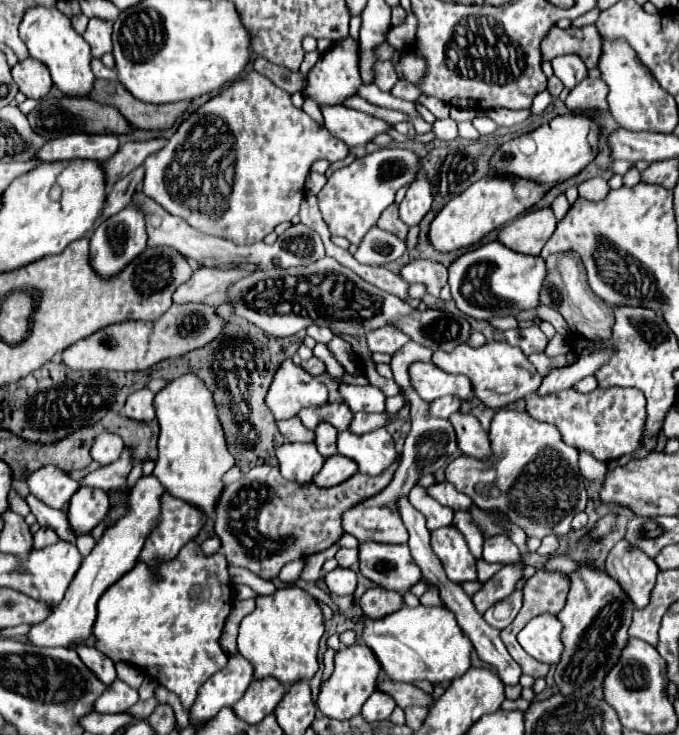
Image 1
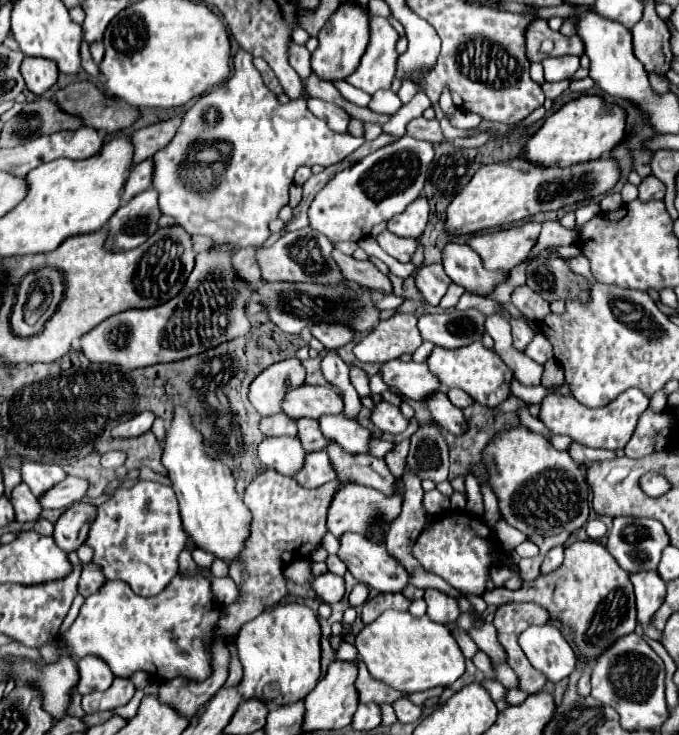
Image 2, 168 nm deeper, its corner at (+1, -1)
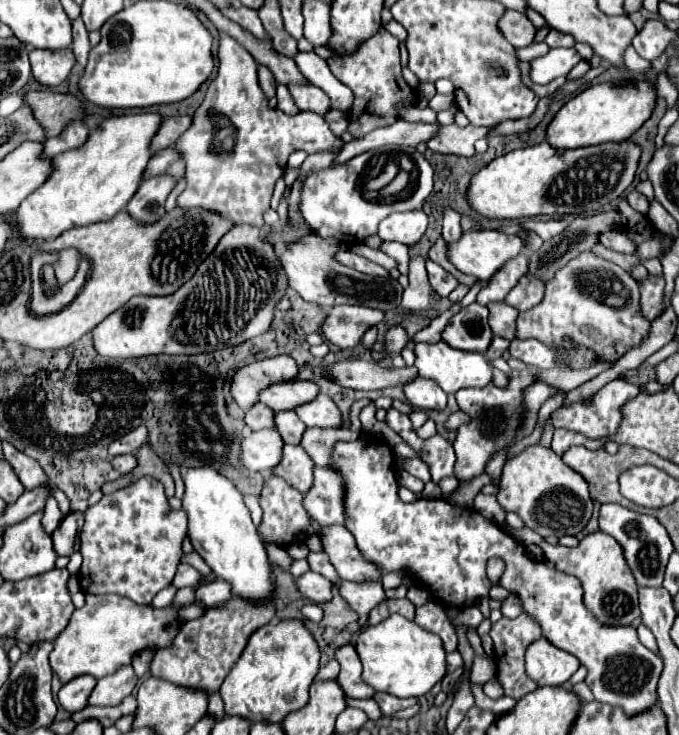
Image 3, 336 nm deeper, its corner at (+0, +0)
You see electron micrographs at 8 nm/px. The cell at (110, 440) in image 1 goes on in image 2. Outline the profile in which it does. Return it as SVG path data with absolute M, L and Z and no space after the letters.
M108 451L106 455L102 455L102 467L114 469L114 467L124 465L124 461L126 461L126 453L124 451Z

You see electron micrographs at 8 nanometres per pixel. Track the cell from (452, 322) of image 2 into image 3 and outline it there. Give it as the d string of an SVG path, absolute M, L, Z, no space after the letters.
M473 302L471 306L451 316L443 332L443 340L457 350L485 354L493 340L493 332L487 324L487 318L489 318L489 310Z

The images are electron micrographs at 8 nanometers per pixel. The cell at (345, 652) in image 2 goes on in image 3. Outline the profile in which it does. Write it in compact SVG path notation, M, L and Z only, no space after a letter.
M329 660L315 676L315 682L319 680L335 680L337 678L337 660Z

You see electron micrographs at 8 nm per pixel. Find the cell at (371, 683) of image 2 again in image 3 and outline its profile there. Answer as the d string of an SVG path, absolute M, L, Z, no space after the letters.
M345 644L345 646L337 648L335 660L341 666L337 682L347 696L351 696L351 698L371 698L375 694L375 690L369 688L361 680L361 662L359 662L359 656L357 656L353 644Z

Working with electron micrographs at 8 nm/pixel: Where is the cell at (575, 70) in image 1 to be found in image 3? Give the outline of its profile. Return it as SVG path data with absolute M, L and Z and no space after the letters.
M551 48L545 56L531 60L529 78L535 84L549 84L559 76L567 76L579 60L581 56L575 48Z

